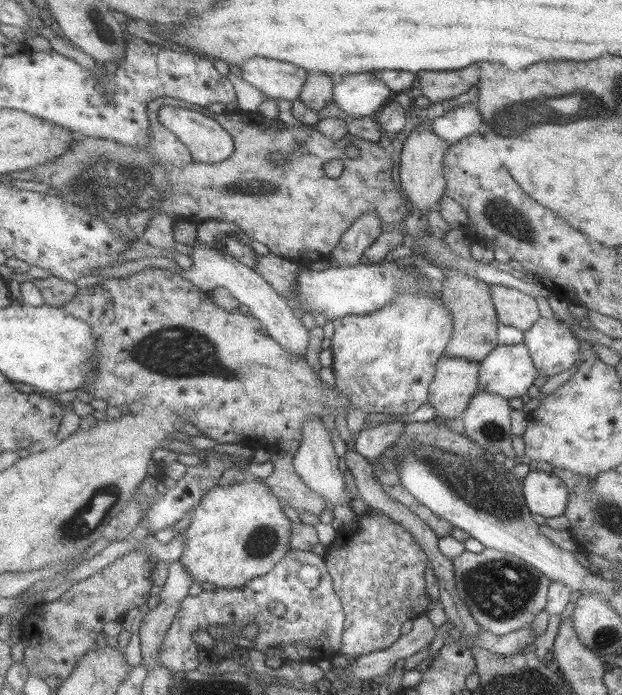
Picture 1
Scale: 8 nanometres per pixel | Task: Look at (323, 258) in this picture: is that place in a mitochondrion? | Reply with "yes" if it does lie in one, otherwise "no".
no

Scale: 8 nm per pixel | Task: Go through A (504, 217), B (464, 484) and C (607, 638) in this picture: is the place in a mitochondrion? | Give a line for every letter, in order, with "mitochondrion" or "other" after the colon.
A: mitochondrion
B: mitochondrion
C: mitochondrion

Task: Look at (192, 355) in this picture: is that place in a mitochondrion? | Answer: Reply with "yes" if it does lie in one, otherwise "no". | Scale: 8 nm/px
yes

